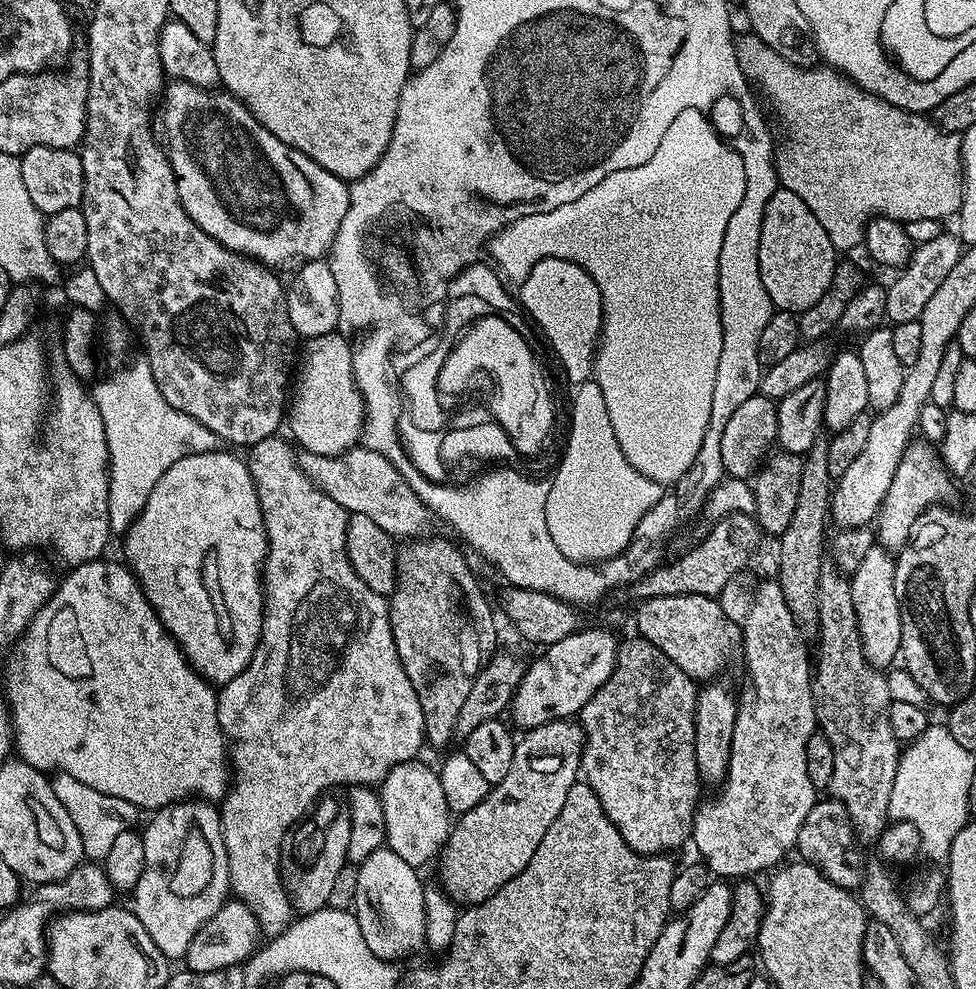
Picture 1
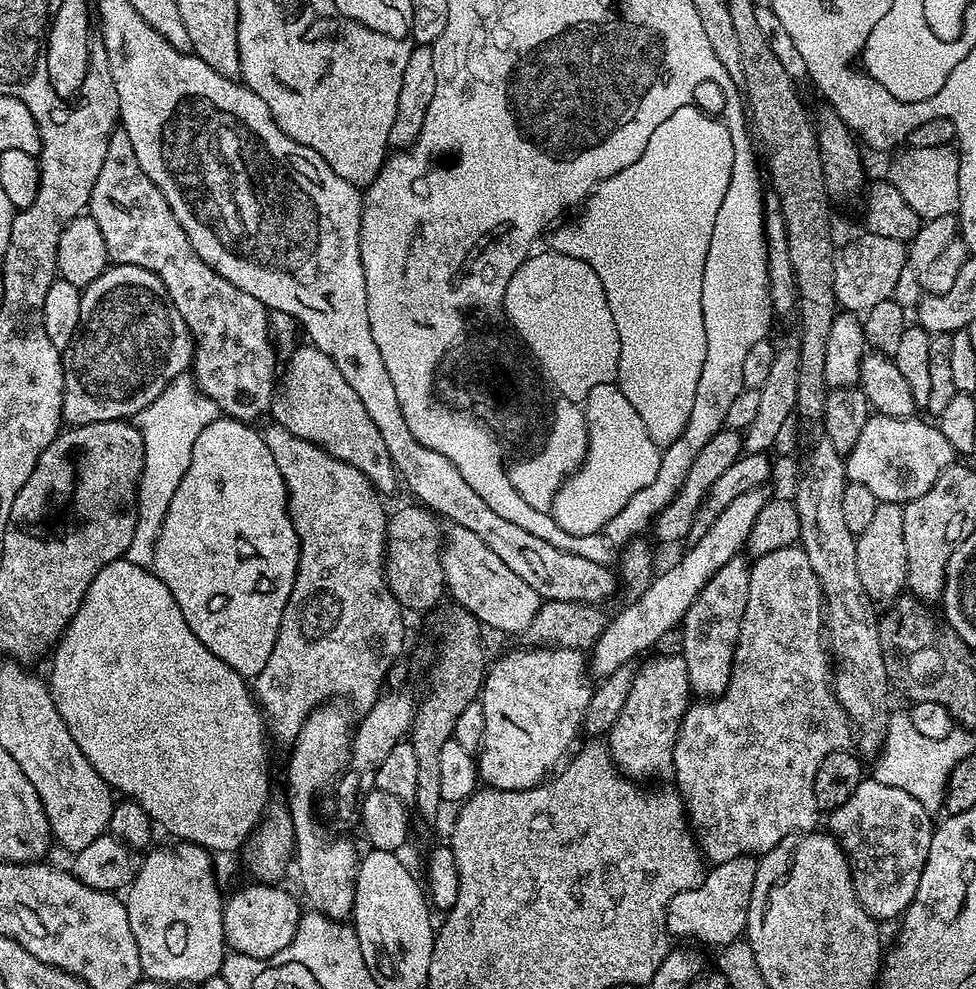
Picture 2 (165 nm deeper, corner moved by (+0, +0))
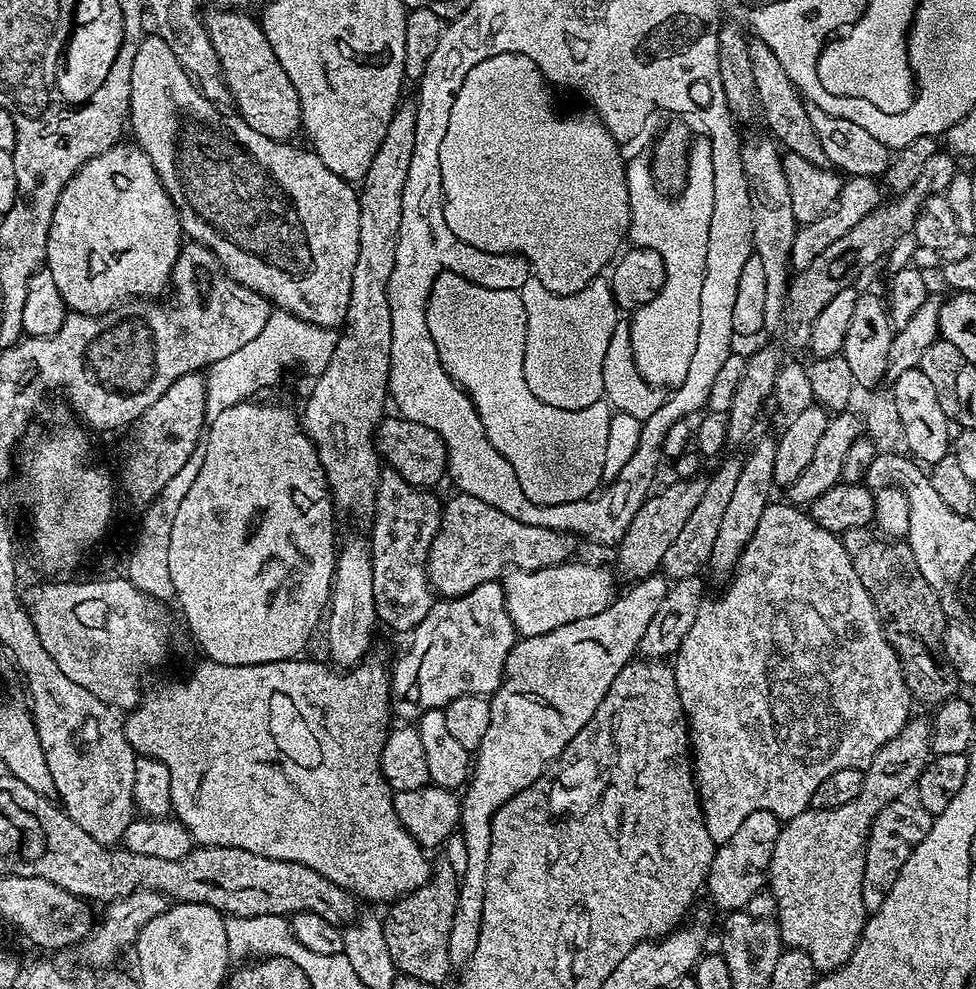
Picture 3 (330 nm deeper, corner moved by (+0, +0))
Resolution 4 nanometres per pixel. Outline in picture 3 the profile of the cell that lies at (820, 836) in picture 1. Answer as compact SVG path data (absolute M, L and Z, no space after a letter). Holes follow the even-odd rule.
M901 798L890 802L876 815L872 829L868 835L866 846L866 866L862 878L862 902L869 914L876 912L886 902L886 894L894 890L894 882L898 882L898 874L902 874L902 866L906 866L906 858L914 854L918 842L926 838L933 817L919 803L907 804L907 799Z

